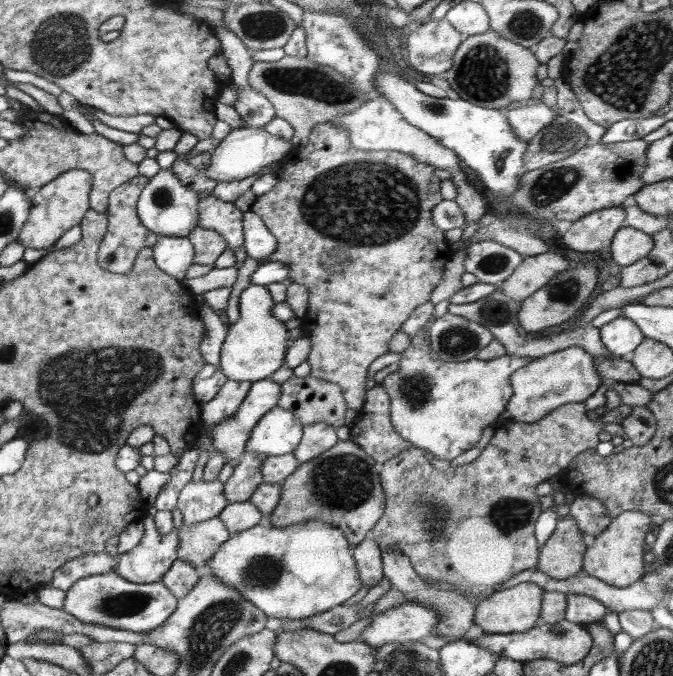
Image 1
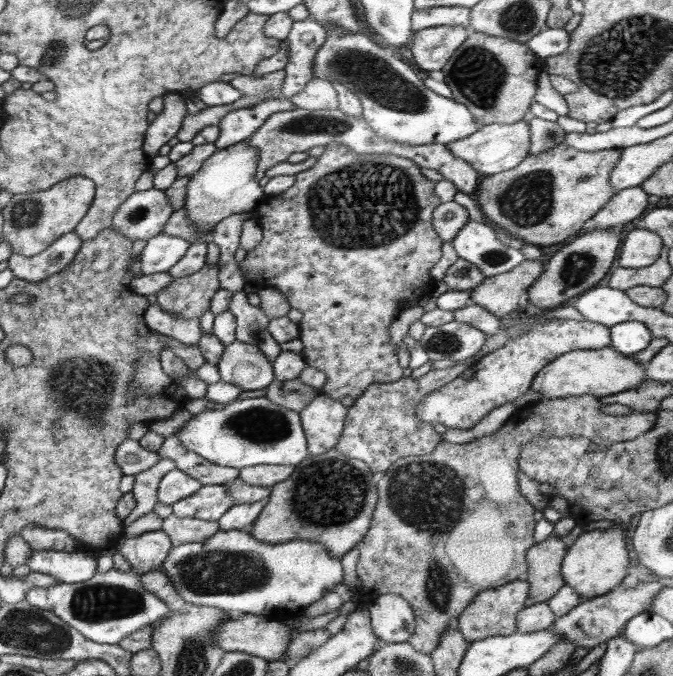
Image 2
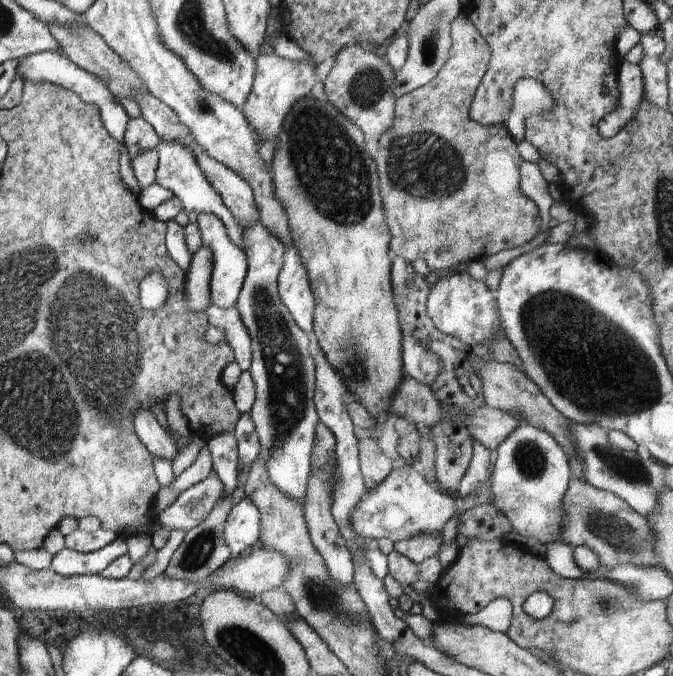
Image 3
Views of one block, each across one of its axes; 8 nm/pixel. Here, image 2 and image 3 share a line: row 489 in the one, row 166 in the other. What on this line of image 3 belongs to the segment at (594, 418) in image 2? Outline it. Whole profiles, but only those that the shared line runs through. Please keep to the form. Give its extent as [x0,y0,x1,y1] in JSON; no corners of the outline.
[373,11,542,271]

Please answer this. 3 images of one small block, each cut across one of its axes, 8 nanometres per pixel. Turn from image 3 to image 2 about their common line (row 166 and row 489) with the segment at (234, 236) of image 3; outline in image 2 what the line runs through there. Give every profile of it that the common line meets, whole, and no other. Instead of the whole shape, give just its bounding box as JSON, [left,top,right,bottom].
[157,468,202,505]

